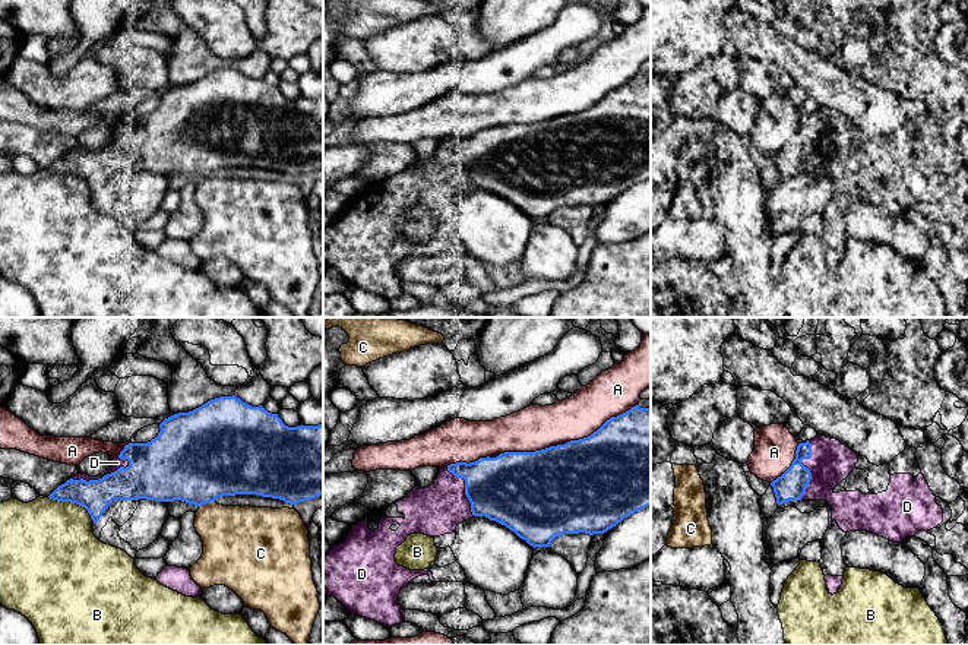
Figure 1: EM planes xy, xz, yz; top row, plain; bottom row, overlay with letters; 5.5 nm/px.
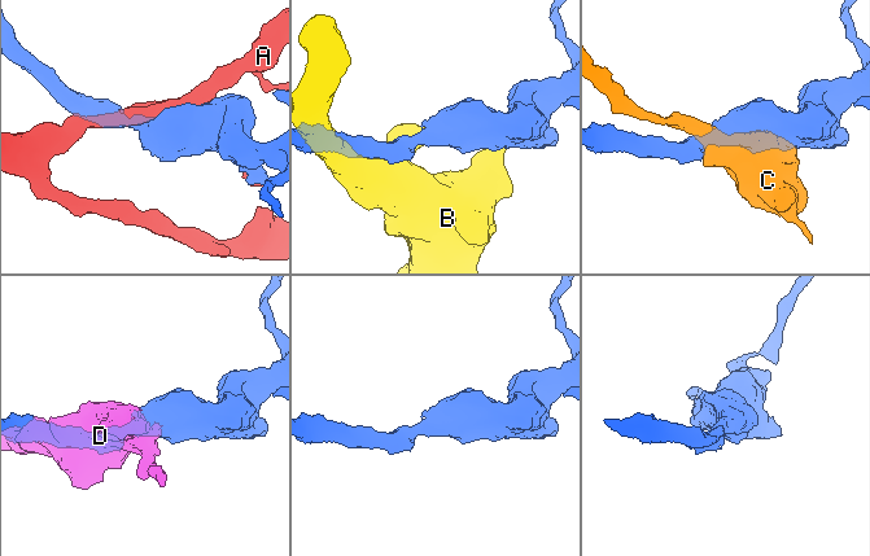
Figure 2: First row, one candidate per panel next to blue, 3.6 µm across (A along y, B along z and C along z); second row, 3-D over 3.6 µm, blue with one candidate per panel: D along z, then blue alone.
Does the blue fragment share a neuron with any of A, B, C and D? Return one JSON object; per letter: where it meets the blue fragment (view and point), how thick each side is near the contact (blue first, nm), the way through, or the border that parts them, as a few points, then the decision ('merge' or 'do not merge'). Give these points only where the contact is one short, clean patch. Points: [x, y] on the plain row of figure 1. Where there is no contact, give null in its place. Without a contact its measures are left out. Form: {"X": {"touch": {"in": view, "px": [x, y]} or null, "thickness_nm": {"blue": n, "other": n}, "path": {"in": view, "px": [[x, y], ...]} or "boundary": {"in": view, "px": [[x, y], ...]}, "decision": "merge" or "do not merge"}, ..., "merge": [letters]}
{"A": {"touch": {"in": "xz", "px": [568, 114]}, "thickness_nm": {"blue": 500, "other": 240}, "decision": "do not merge"}, "B": {"touch": {"in": "xy", "px": [72, 174]}, "thickness_nm": {"blue": 180, "other": 460}, "decision": "do not merge"}, "C": {"touch": {"in": "xy", "px": [206, 174]}, "thickness_nm": {"blue": 500, "other": 340}, "decision": "do not merge"}, "D": {"touch": {"in": "xy", "px": [103, 149]}, "thickness_nm": {"blue": 260, "other": 60}, "decision": "merge"}, "merge": ["D"]}

